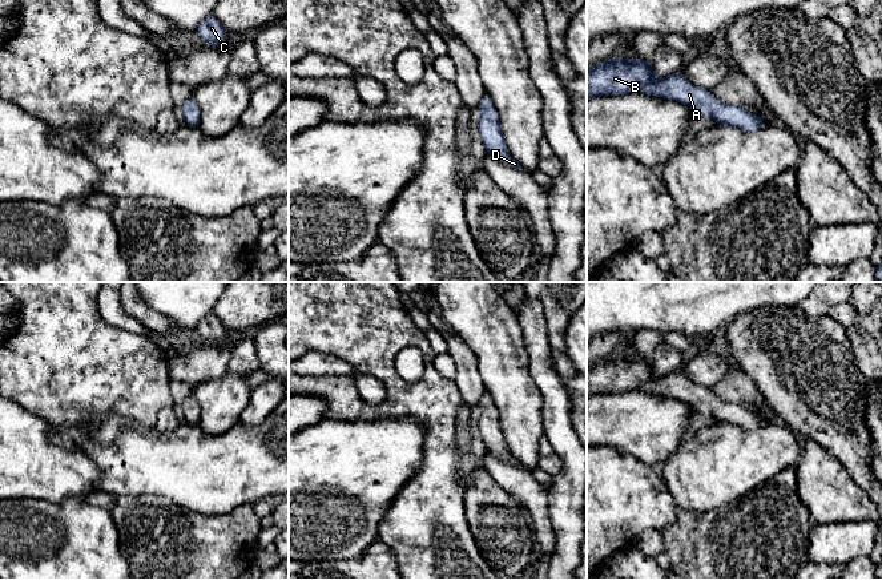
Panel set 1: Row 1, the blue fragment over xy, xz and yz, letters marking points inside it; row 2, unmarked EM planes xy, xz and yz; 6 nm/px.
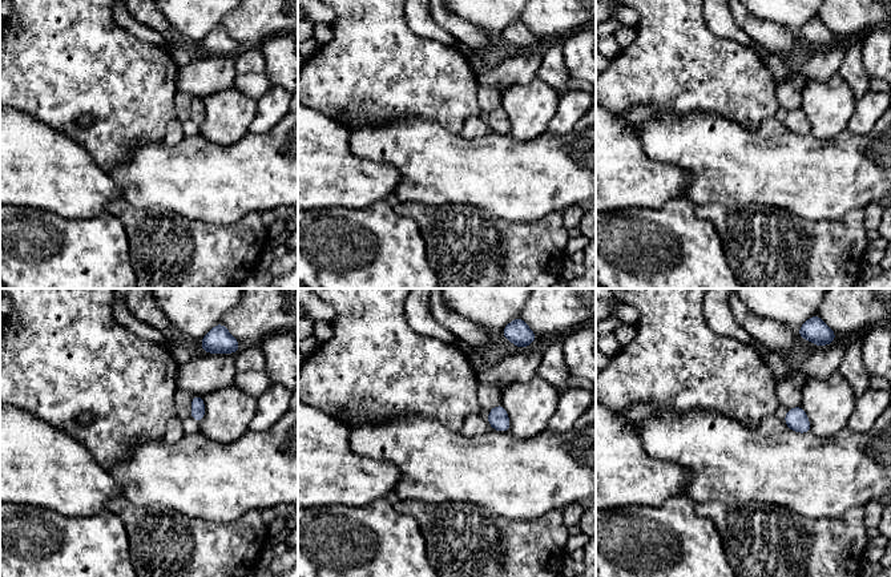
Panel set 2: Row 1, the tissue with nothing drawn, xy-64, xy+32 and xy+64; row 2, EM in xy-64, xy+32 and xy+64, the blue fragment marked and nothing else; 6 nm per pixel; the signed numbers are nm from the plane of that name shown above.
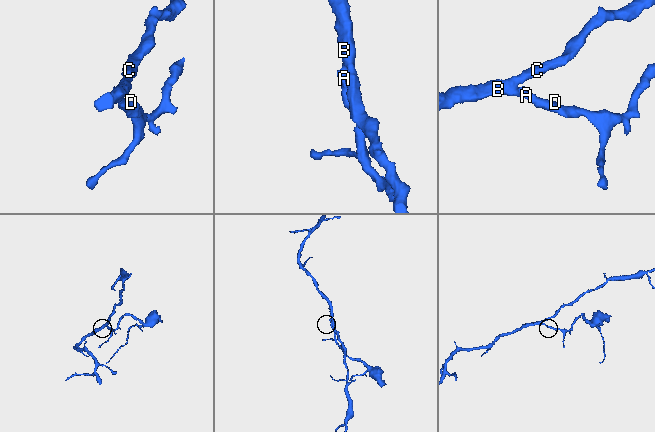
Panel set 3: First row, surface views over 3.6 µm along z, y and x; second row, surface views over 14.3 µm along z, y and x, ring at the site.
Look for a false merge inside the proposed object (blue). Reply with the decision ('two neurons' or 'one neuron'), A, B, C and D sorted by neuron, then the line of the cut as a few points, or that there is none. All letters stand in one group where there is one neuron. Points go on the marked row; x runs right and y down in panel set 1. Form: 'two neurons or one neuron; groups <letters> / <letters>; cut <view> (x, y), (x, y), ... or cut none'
one neuron; groups A B C D; cut none

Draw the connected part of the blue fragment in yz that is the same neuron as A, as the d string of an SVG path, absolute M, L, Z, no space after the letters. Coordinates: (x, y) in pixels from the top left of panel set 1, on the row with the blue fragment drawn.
M619 55L587 68L587 100L639 92L686 104L697 114L713 117L716 125L733 126L744 132L765 128L761 114L752 114L738 105L718 101L712 92L692 85L681 71L657 78L653 74L653 64L655 61L648 64L641 56L628 61Z

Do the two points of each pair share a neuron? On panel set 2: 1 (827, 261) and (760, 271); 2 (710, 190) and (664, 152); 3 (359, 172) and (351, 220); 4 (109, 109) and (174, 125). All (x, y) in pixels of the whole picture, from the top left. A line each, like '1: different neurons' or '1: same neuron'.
1: same neuron
2: same neuron
3: different neurons
4: different neurons

